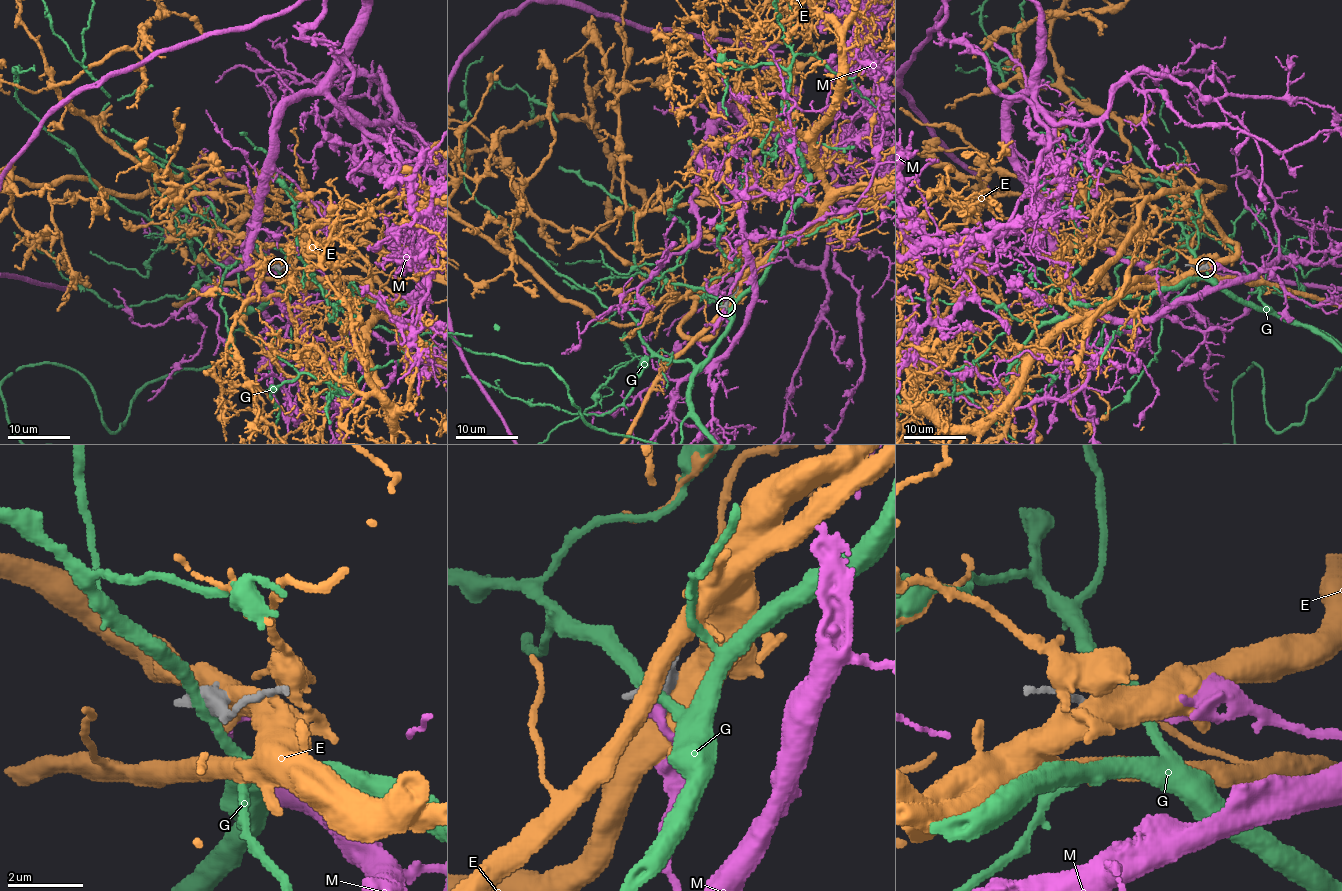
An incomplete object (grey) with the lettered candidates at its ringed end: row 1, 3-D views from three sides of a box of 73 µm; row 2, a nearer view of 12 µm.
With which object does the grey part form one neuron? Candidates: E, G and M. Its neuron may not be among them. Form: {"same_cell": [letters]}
{"same_cell": ["M"]}

